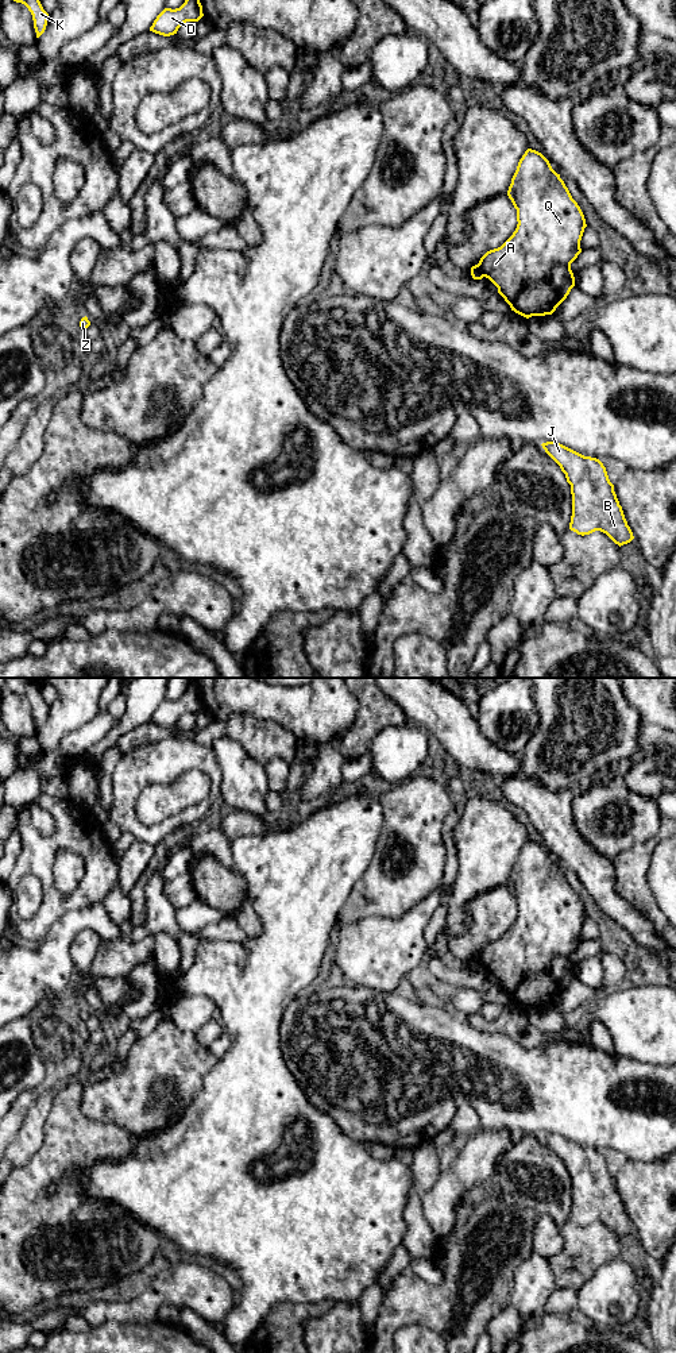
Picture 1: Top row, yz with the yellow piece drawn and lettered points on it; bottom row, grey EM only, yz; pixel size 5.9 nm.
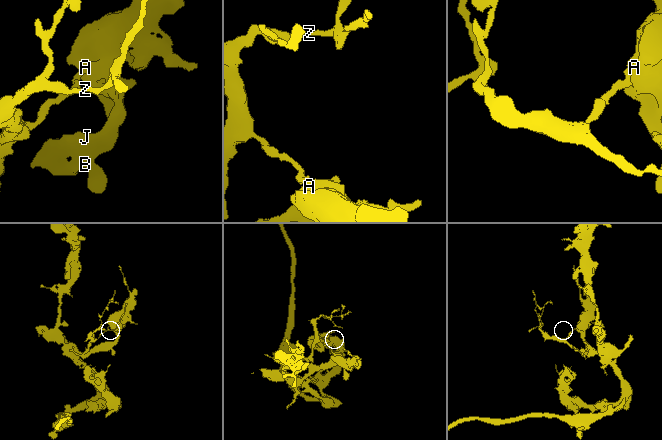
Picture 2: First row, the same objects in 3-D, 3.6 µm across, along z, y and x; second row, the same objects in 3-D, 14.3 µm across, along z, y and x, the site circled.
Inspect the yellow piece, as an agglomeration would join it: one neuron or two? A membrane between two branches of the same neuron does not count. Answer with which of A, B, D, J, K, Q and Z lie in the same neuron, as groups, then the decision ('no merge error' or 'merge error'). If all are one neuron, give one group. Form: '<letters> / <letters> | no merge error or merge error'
A B J Q / D K Z | merge error

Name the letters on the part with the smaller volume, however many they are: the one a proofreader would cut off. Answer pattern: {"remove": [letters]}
{"remove": ["D", "K", "Z"]}

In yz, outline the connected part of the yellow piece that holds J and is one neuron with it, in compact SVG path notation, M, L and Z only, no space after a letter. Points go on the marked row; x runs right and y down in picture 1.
M546 442L541 446L560 466L571 485L569 529L582 536L600 531L619 547L630 543L634 539L633 532L603 463L557 442Z

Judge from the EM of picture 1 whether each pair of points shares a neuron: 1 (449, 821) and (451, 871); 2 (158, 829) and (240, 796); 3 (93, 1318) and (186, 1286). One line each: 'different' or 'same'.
1: same
2: different
3: same

